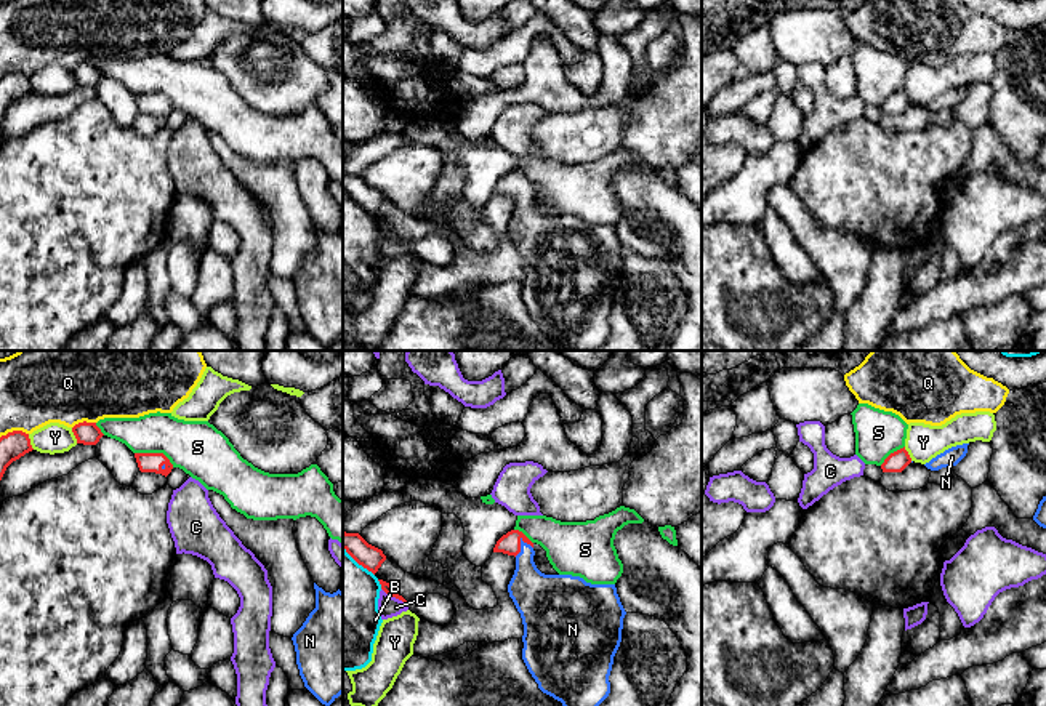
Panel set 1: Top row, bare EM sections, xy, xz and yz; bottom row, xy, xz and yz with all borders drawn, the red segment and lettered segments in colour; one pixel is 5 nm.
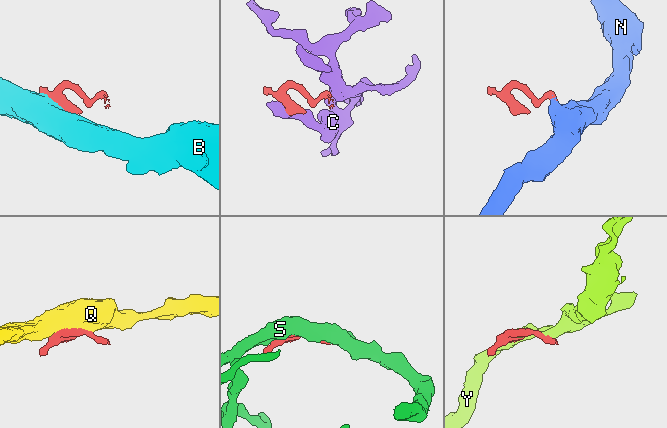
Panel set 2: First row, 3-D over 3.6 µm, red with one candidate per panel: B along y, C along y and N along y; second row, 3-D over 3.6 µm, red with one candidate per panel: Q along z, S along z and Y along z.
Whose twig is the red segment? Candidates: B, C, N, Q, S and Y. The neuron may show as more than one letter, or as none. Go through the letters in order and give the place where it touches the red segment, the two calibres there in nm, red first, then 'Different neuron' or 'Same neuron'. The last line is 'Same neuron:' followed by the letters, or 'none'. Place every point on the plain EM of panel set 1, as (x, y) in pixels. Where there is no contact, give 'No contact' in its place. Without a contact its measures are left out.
B: Touches red at xz (380, 224). Thickness 50 nm (red) against 360 nm. Different neuron
C: Touches red at xz (394, 237). Thickness 50 nm (red) against 100 nm. Different neuron
N: Touches red at xz (519, 188). Thickness 110 nm (red) against 220 nm. Same neuron
Q: Touches red at xy (13, 72). Thickness 140 nm (red) against 340 nm. Different neuron
S: Touches red at xy (156, 95). Thickness 100 nm (red) against 280 nm. Different neuron
Y: Touches red at xy (74, 76). Thickness 110 nm (red) against 150 nm. Different neuron
Same neuron: N

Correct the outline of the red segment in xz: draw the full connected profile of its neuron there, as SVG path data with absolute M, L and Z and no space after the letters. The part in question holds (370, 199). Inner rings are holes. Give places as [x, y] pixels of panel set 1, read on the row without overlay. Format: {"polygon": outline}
{"polygon": "M343 174L343 191L364 210L373 216L378 213L386 197L381 191L368 186L359 174Z"}

